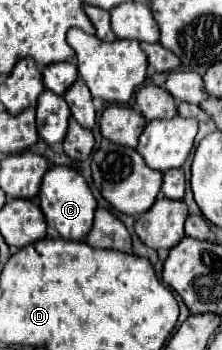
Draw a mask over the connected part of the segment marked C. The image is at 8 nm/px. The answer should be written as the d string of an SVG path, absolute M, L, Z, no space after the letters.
M51 167L41 183L39 191L39 205L45 213L47 225L57 229L59 235L67 241L83 241L83 237L93 227L93 217L97 209L97 201L87 185L87 181L71 167Z

